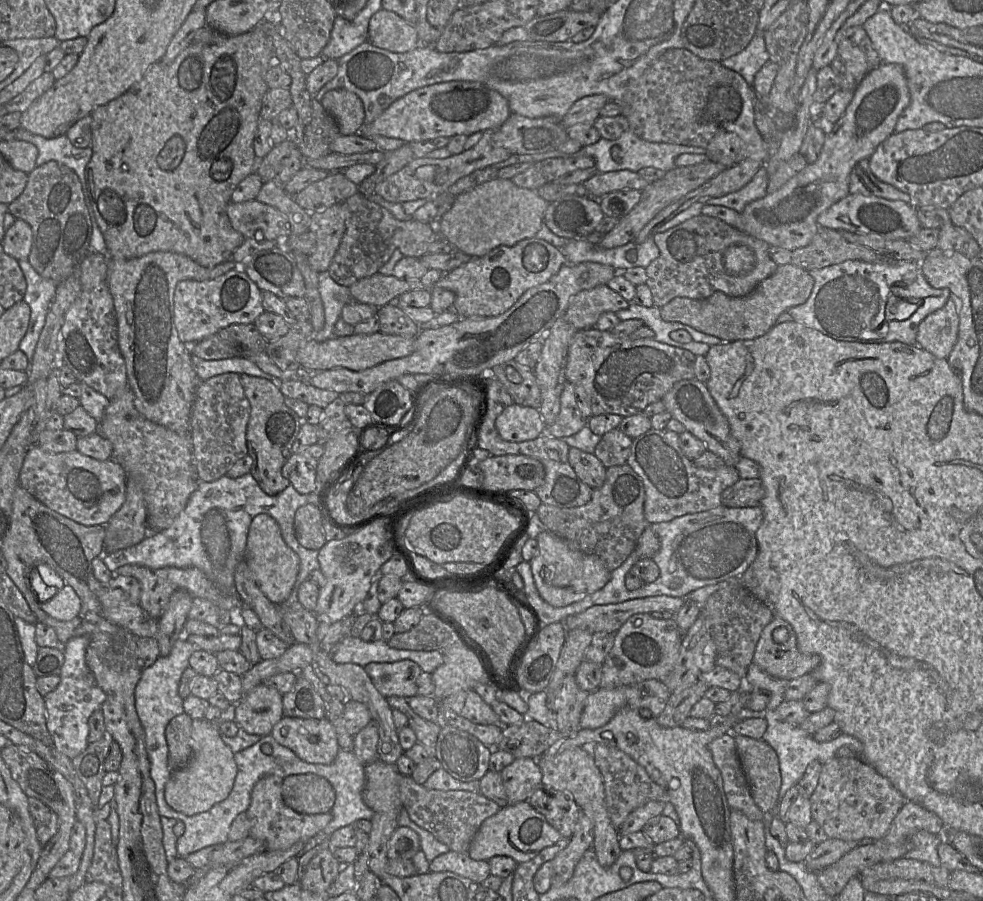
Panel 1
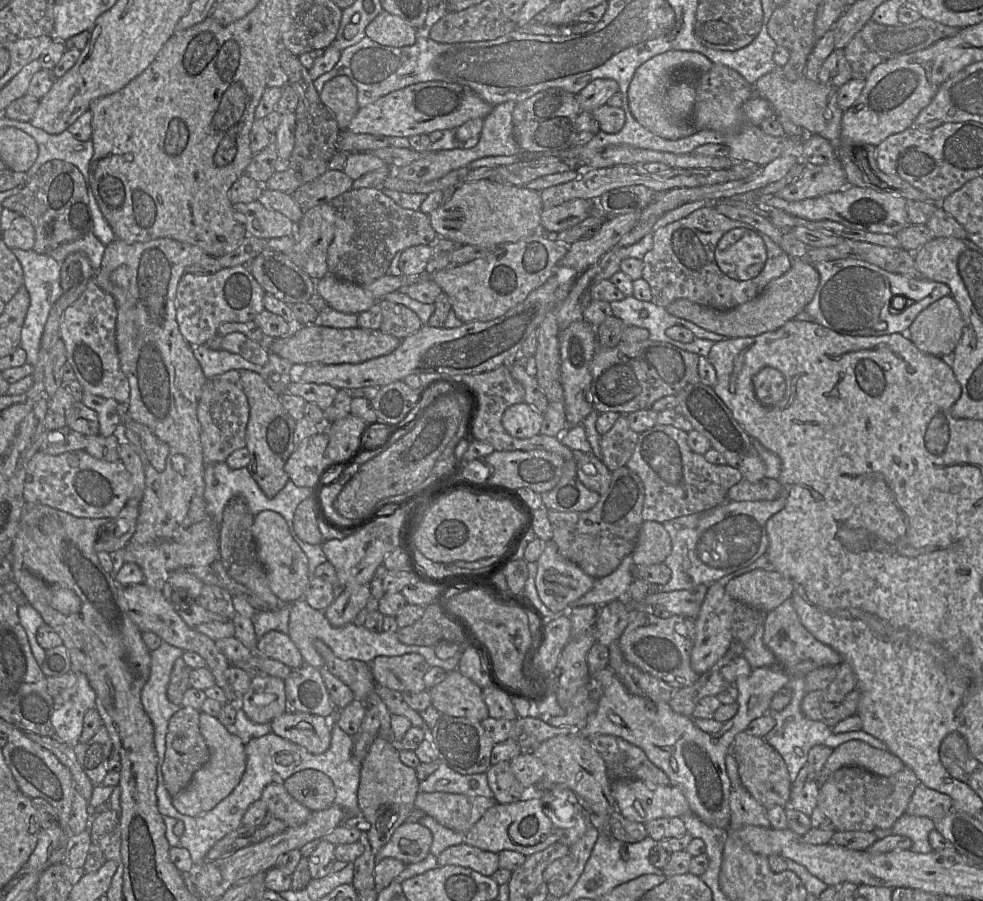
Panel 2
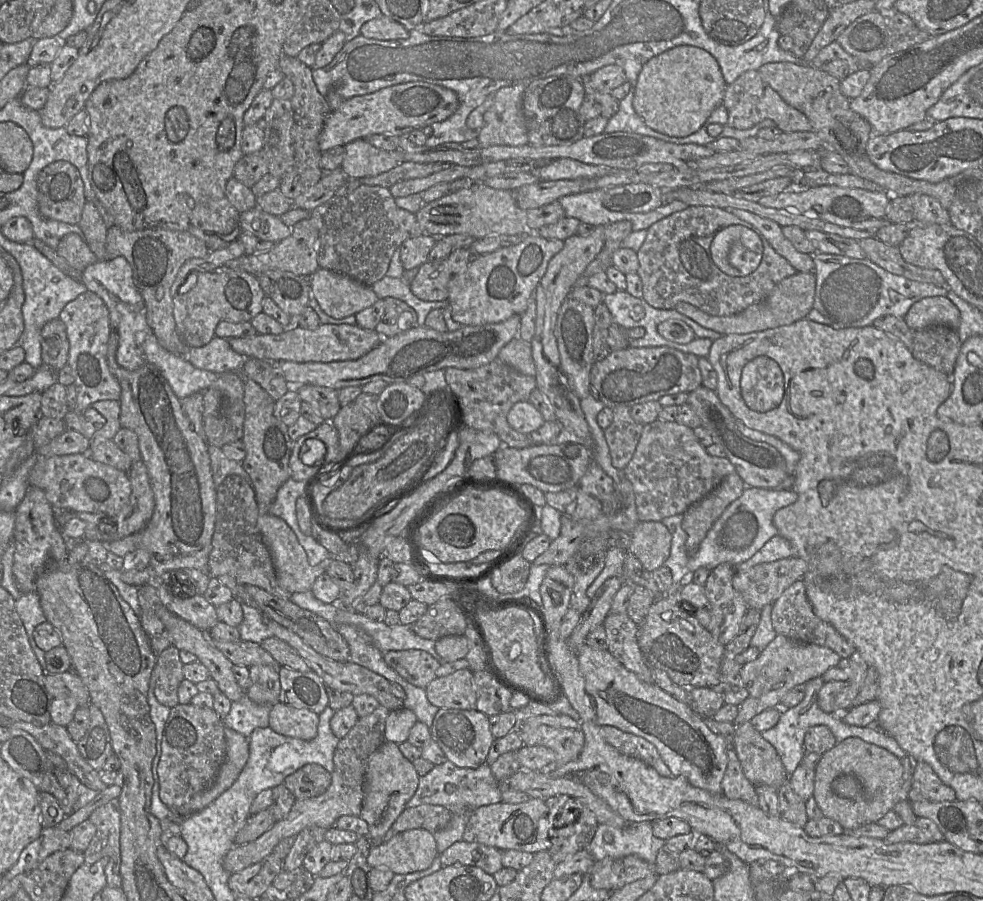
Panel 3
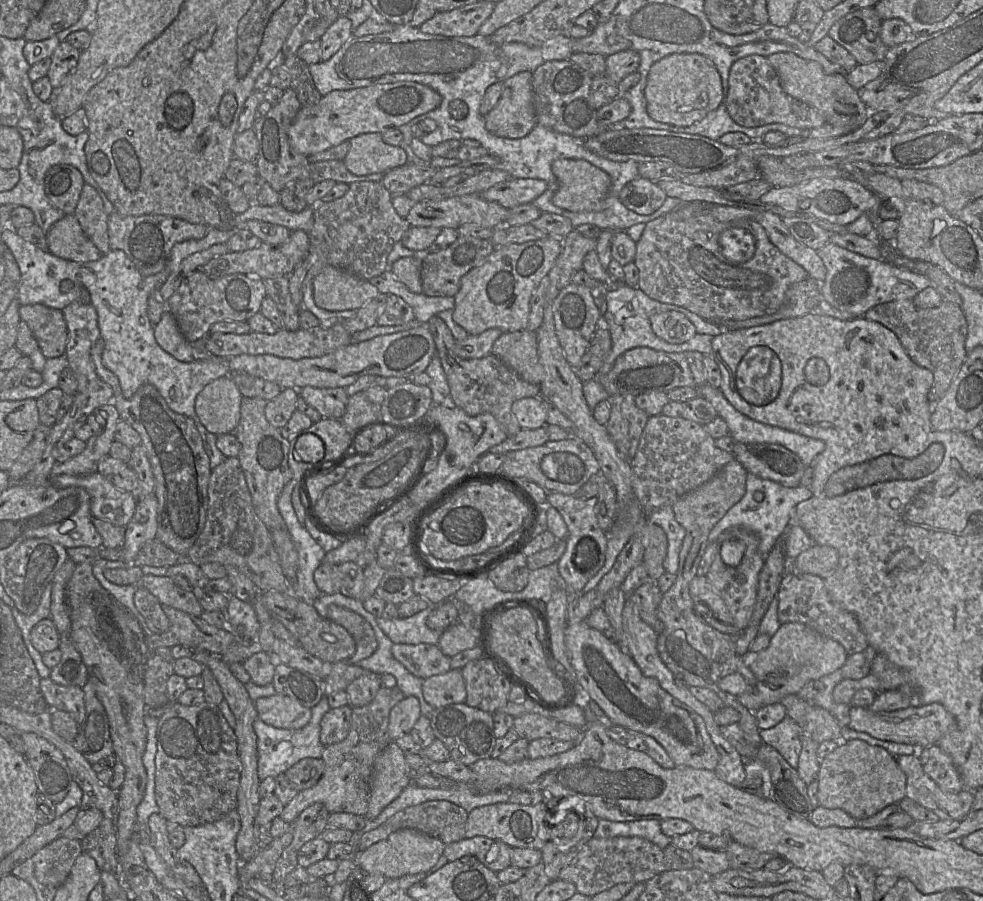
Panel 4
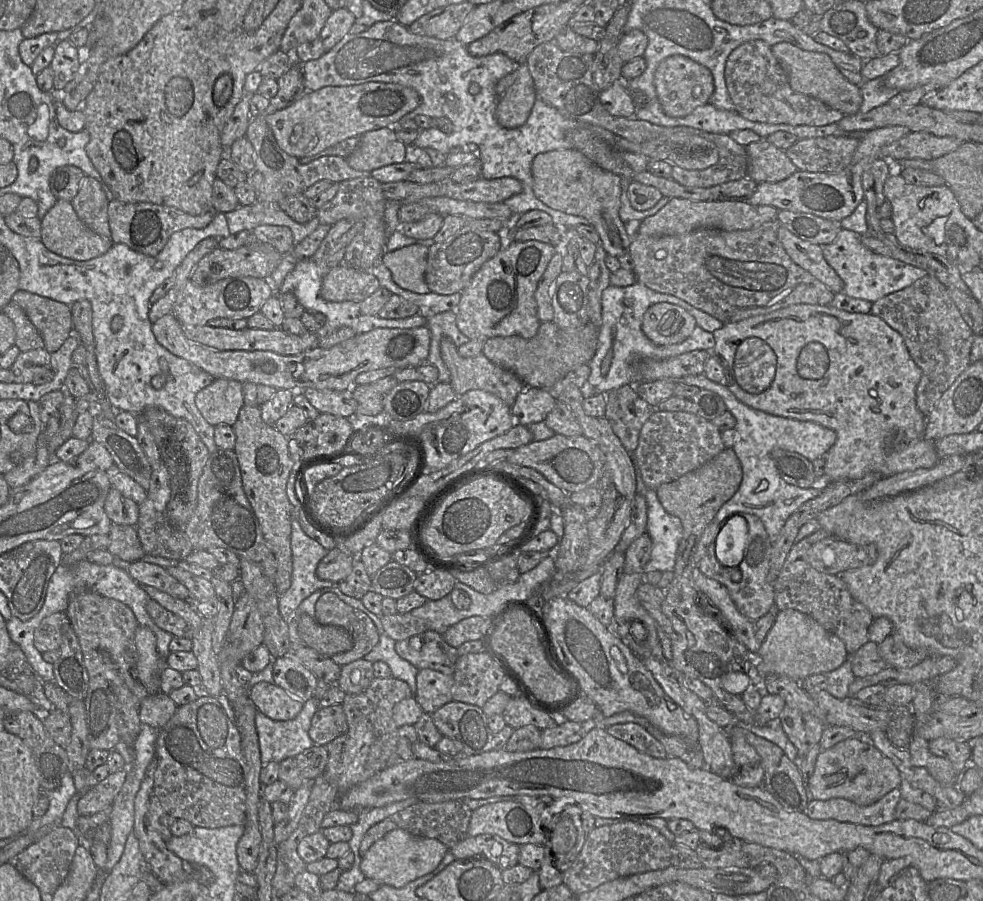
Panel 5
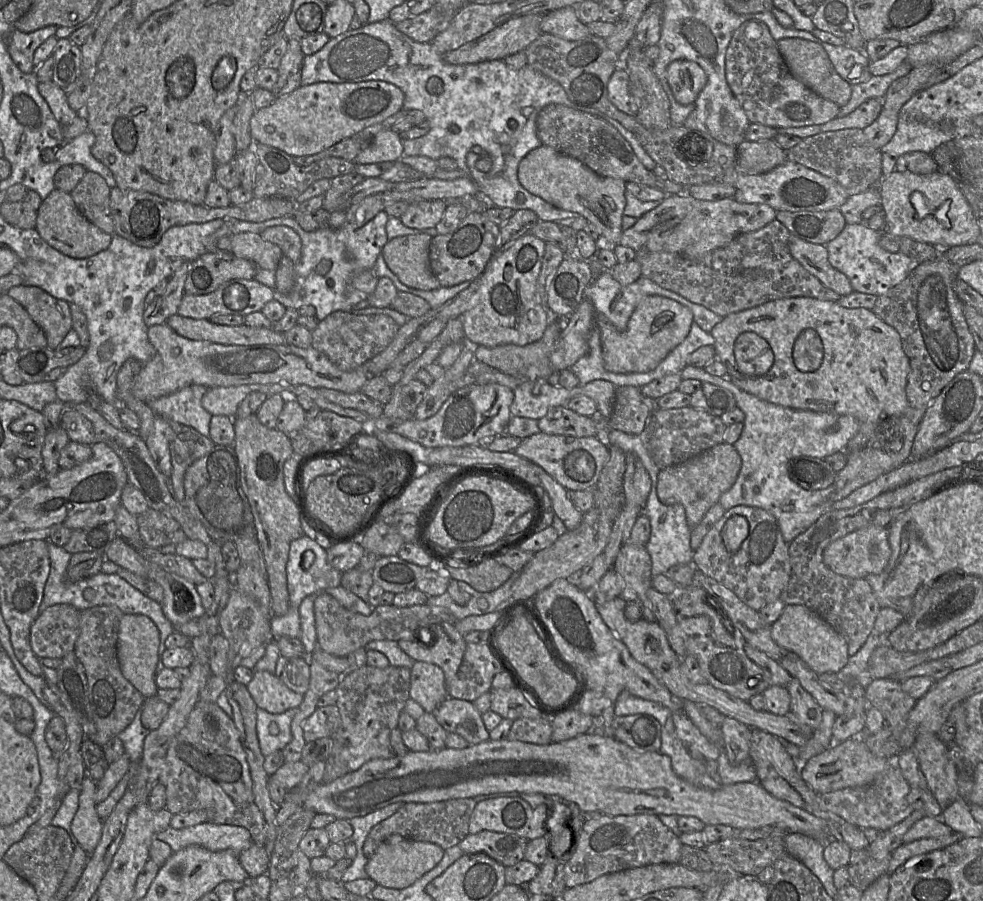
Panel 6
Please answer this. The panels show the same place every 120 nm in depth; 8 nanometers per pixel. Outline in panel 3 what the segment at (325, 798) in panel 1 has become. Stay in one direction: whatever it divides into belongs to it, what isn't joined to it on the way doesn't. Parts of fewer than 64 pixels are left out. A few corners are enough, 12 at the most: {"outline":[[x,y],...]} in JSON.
{"outline":[[310,763],[283,784],[297,800],[322,795],[331,773]]}

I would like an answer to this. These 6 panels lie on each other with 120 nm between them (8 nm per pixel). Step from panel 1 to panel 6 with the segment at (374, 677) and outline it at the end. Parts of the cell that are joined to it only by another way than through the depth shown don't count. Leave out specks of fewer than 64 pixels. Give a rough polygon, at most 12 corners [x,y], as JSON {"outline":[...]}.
{"outline":[[454,623],[398,644],[414,661],[439,666],[447,690],[467,645]]}

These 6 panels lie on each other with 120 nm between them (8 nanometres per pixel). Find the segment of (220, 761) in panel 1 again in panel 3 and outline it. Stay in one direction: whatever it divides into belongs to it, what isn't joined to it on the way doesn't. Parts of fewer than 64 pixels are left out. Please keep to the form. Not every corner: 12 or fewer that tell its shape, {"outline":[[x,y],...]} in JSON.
{"outline":[[225,727],[226,756],[201,796],[213,803],[235,783],[249,758],[247,737]]}

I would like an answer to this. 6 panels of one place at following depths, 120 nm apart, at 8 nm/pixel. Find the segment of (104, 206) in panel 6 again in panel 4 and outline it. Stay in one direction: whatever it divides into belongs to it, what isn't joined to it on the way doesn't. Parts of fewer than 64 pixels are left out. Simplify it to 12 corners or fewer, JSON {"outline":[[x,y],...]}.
{"outline":[[84,184],[74,215],[103,255],[111,251],[109,214]]}

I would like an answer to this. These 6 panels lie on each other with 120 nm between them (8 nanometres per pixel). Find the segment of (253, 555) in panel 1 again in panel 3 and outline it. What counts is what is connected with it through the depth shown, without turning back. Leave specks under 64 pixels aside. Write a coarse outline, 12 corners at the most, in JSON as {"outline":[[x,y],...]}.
{"outline":[[282,518],[257,524],[285,594],[311,590],[334,556],[311,566]]}

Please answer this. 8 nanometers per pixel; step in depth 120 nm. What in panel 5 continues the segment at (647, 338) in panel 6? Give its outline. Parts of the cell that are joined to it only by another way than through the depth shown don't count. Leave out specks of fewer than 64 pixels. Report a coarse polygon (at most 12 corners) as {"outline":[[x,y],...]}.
{"outline":[[668,302],[651,305],[642,331],[656,345],[678,344],[697,326]]}

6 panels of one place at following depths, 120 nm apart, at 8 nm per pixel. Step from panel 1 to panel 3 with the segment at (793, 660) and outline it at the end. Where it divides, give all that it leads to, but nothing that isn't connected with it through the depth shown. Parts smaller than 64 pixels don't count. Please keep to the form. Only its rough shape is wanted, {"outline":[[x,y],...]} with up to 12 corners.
{"outline":[[804,581],[774,602],[776,634],[849,658],[856,649],[813,611]]}

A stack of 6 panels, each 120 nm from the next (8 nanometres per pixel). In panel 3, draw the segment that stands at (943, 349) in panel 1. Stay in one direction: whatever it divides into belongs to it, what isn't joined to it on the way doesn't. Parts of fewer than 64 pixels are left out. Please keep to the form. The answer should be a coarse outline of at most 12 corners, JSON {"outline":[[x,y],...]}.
{"outline":[[946,296],[915,302],[904,319],[913,330],[957,330],[960,312]]}

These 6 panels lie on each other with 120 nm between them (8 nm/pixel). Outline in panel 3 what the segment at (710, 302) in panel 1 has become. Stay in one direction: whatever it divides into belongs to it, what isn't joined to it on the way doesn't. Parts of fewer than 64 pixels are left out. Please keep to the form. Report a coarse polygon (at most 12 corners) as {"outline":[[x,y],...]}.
{"outline":[[798,272],[763,301],[729,316],[687,302],[674,309],[721,333],[792,324],[813,308],[816,277]]}

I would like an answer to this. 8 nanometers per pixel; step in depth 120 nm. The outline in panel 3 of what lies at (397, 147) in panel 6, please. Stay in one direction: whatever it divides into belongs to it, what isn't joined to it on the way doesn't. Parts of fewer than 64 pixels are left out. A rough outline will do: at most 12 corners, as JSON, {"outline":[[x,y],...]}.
{"outline":[[356,139],[341,169],[350,178],[377,176],[398,165],[387,151]]}

